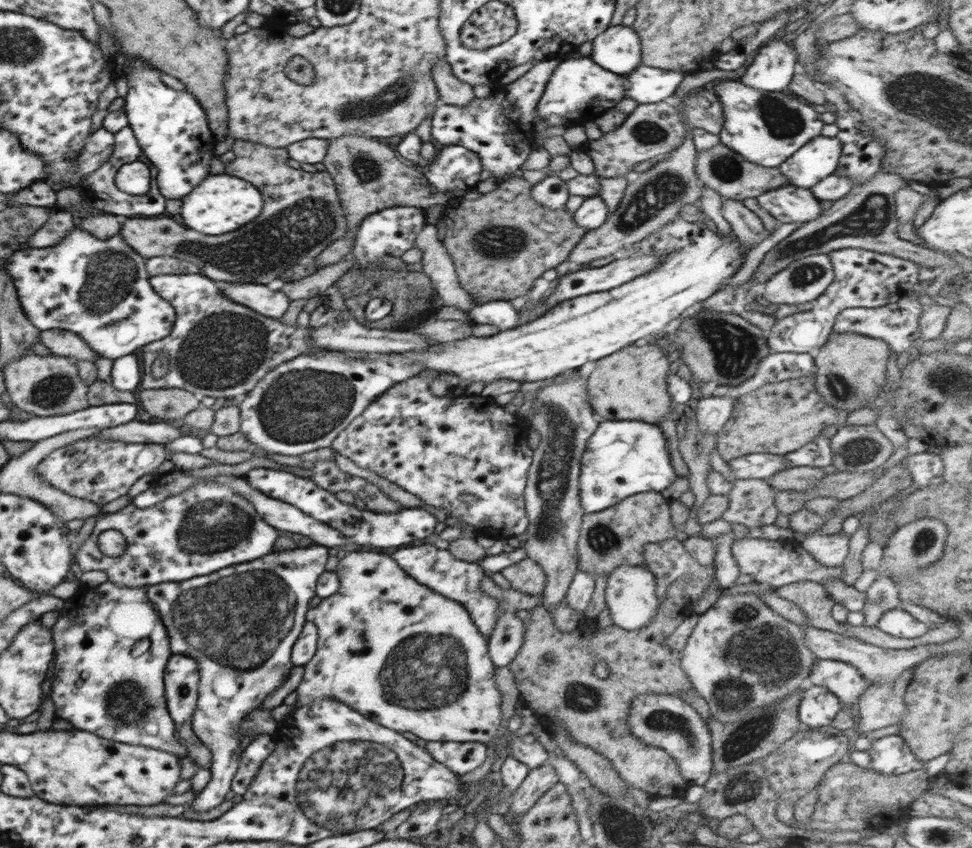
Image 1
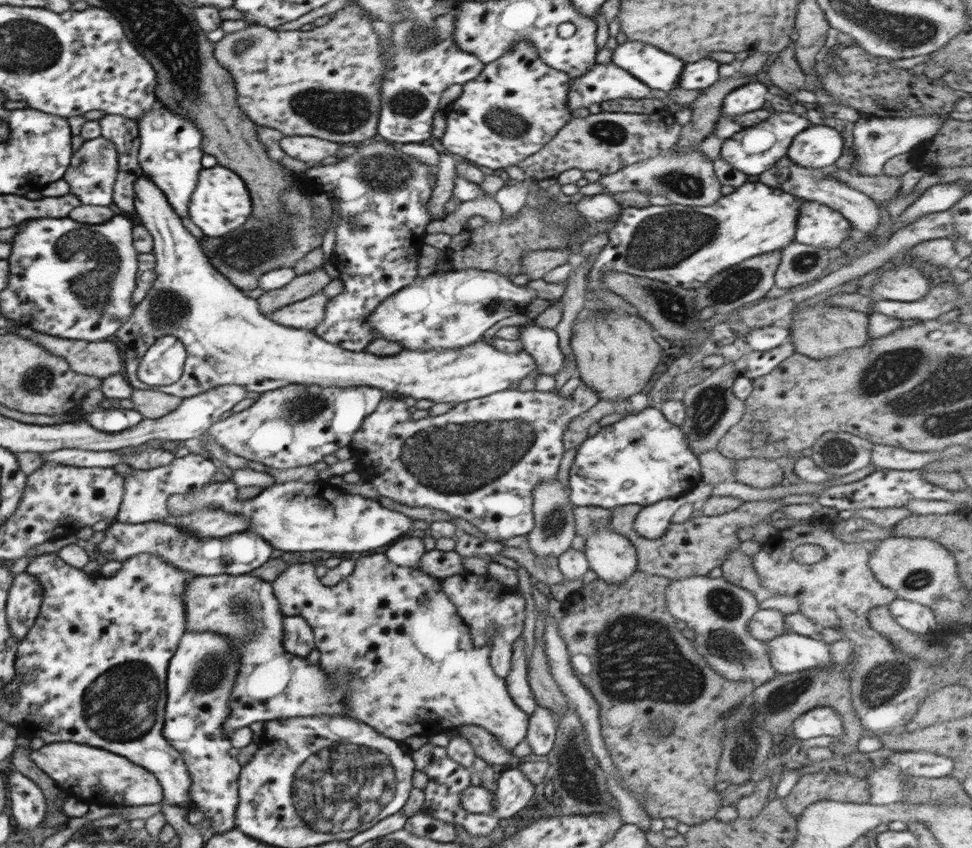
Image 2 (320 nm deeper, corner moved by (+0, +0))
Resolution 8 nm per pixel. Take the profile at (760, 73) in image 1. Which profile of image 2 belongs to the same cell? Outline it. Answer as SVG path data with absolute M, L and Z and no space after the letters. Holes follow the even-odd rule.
M753 80L727 94L721 112L725 116L738 116L764 108L769 98L771 94L767 85L763 84L763 81Z

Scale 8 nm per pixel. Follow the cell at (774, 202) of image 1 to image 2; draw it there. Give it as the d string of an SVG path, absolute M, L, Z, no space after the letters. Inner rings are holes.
M803 199L798 209L795 242L836 251L842 241L854 234L850 222L836 210Z

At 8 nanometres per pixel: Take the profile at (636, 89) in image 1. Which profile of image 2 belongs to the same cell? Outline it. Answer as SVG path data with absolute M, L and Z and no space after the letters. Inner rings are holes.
M702 59L692 64L685 64L681 74L680 88L686 90L704 90L720 79L718 68L721 64L718 61Z

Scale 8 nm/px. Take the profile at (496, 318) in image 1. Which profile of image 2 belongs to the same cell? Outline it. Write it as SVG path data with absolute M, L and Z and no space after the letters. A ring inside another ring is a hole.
M534 321L520 325L520 339L524 351L534 358L537 372L555 375L562 369L564 355L559 347L559 336L552 329L540 328Z

